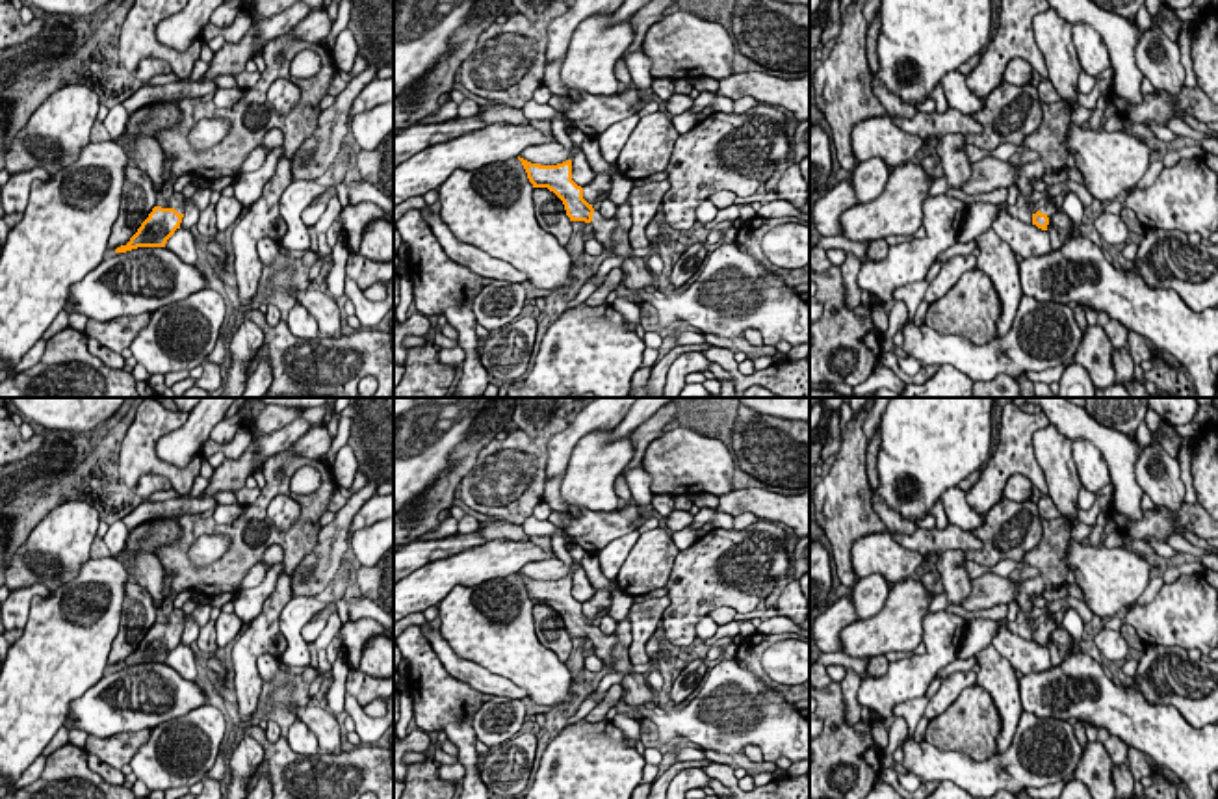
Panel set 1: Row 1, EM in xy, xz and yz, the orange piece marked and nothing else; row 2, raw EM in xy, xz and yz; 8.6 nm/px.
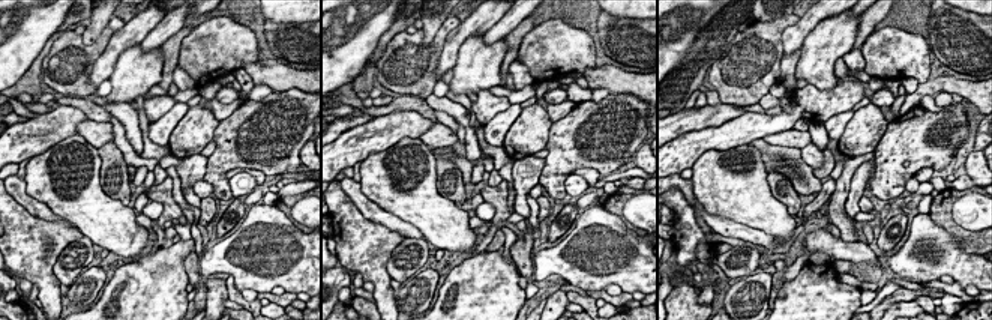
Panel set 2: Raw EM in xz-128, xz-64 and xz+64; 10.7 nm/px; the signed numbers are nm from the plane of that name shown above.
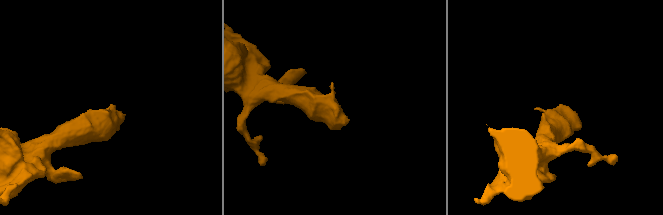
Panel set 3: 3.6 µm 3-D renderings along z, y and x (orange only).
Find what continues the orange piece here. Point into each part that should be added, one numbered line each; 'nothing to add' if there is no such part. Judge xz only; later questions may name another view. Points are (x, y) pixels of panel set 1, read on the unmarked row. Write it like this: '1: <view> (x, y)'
1: xz (604, 643)

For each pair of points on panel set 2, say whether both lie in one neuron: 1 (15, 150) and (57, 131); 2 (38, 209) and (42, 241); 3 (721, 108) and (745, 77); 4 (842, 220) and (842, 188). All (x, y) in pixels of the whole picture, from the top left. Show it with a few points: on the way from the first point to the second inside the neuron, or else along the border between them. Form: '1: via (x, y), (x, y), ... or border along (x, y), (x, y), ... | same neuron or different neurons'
1: via (26, 140), (47, 131) | same neuron
2: border along (15, 200), (33, 215), (53, 221), (62, 220) | different neurons
3: border along (722, 101), (743, 107) | different neurons
4: via (839, 212), (839, 196) | same neuron

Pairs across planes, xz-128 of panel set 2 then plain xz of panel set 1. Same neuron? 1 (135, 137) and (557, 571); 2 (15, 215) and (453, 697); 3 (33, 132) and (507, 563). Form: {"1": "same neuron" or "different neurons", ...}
{"1": "different neurons", "2": "same neuron", "3": "same neuron"}

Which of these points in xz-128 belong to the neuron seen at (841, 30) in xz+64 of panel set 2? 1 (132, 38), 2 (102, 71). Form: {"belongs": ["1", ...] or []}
{"belongs": []}

